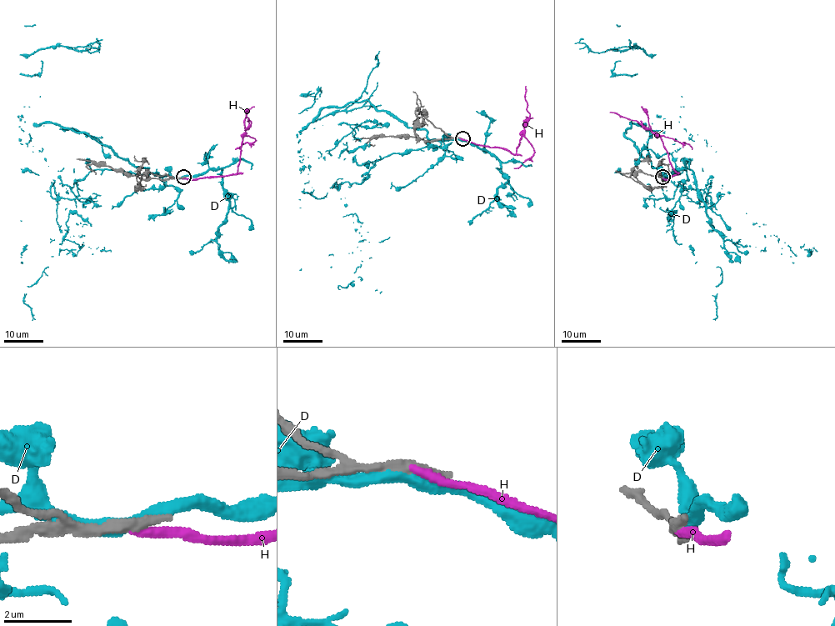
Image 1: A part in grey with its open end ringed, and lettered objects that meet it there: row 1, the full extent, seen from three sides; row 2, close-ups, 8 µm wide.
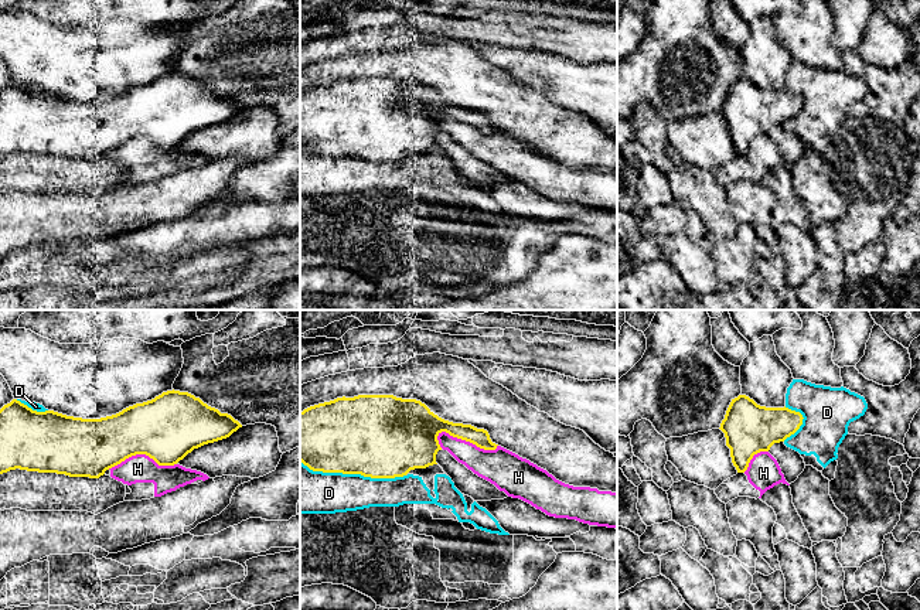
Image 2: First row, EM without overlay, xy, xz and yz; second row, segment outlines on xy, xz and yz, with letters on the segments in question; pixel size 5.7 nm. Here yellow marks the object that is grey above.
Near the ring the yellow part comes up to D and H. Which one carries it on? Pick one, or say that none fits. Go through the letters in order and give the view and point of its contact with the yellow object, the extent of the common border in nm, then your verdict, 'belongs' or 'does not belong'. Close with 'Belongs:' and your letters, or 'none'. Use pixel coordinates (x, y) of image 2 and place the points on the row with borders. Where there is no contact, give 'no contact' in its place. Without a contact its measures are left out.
D: meets yellow in xz at (353, 473); contact 600 nm long; does not belong
H: meets yellow in xz at (467, 440); contact 360 nm long; does not belong
Belongs: none

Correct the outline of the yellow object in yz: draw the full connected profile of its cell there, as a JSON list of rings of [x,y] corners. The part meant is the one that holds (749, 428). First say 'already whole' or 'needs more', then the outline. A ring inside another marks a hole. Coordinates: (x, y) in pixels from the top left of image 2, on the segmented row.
already whole | [[[746,395],[732,399],[719,429],[725,433],[737,473],[747,470],[754,454],[769,451],[774,443],[794,435],[803,419],[800,412],[786,406],[760,406]]]

